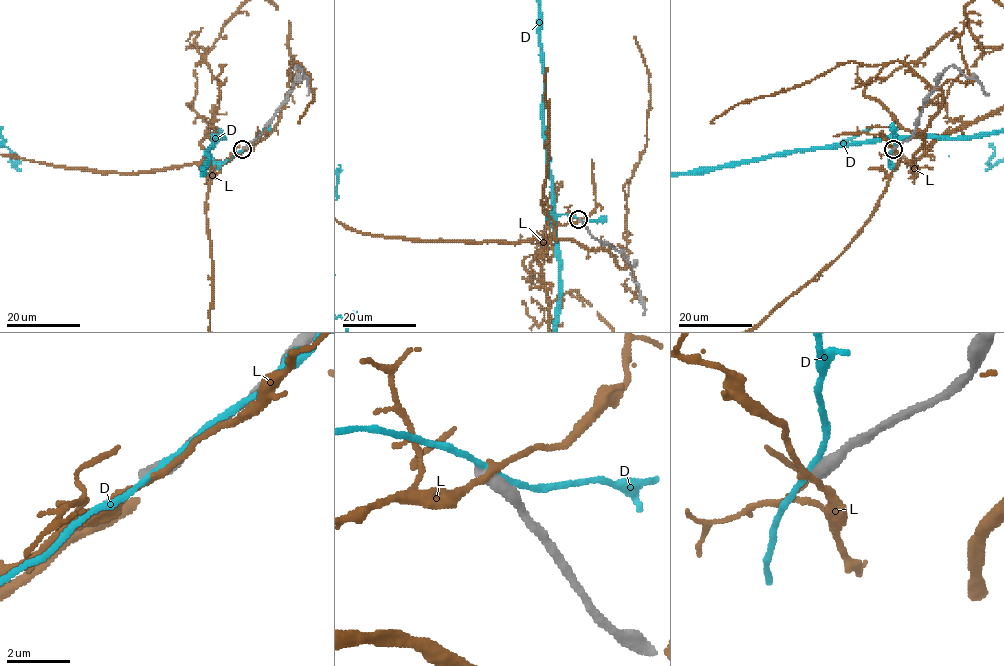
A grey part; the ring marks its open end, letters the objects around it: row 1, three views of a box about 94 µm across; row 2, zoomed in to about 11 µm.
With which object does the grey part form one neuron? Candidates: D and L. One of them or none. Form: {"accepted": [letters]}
{"accepted": []}

